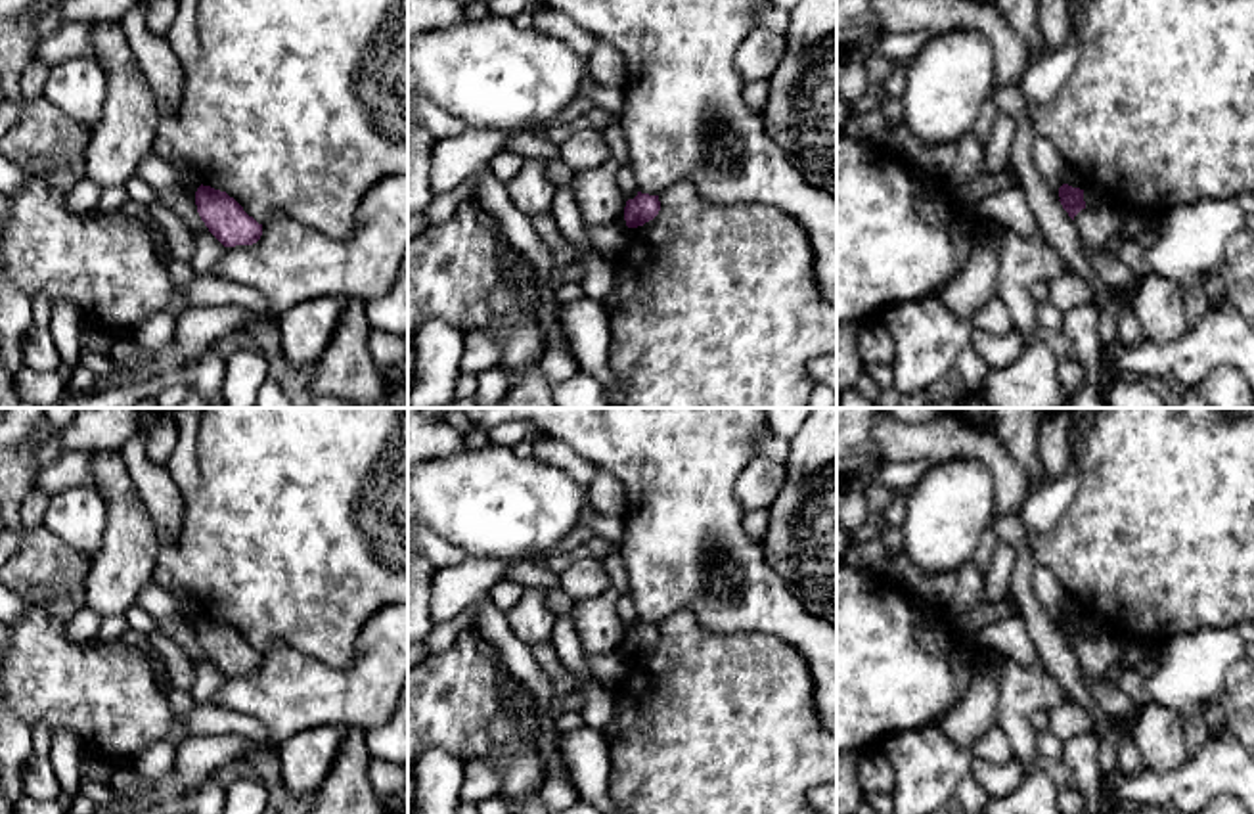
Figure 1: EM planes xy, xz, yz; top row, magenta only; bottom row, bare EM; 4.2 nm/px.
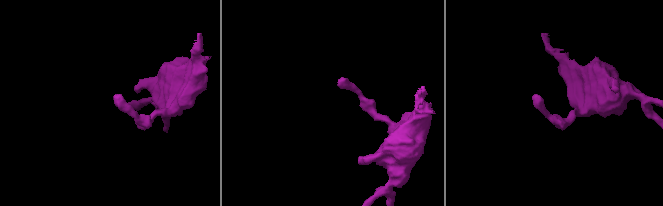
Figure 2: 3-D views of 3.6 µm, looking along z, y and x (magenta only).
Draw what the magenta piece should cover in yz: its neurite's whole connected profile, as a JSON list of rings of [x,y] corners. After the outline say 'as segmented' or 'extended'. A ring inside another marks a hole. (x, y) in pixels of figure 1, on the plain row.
[[[1063,613],[1059,617],[1059,626],[1061,626],[1059,630],[1061,630],[1063,638],[1068,642],[1068,645],[1072,649],[1082,638],[1086,638],[1084,619],[1080,619],[1080,617]]] | as segmented

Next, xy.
[[[199,615],[195,634],[209,661],[224,674],[253,674],[262,665],[262,653],[249,645],[226,621]]] | as segmented

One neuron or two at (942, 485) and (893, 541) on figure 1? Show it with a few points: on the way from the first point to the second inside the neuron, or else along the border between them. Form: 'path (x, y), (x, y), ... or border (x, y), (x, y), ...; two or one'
path (935, 498), (906, 527); one

